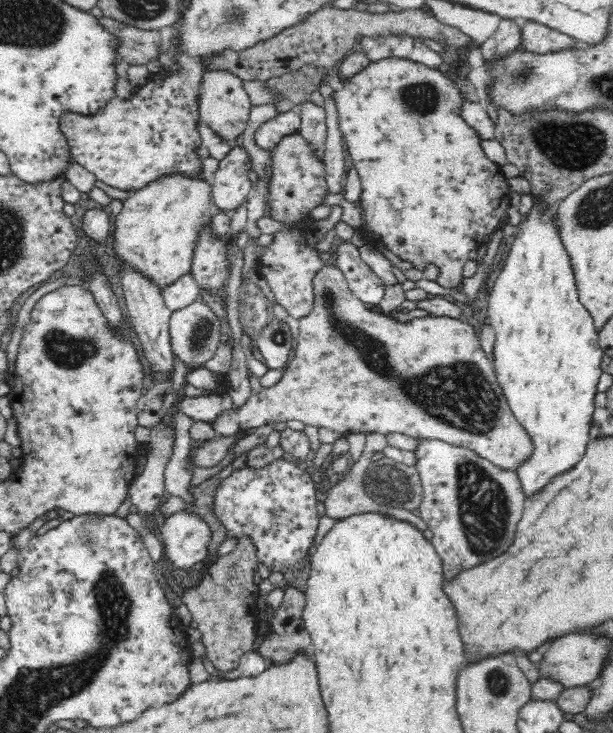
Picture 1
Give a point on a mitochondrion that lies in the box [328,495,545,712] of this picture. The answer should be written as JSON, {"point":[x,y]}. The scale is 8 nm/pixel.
{"point":[497,680]}

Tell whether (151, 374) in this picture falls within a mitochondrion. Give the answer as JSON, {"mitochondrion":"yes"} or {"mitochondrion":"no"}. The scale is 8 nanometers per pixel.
{"mitochondrion":"no"}

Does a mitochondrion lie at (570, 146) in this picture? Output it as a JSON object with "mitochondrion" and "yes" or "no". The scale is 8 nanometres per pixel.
{"mitochondrion":"yes"}

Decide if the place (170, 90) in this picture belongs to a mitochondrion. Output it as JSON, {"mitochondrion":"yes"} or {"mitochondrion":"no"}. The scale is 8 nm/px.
{"mitochondrion":"no"}

